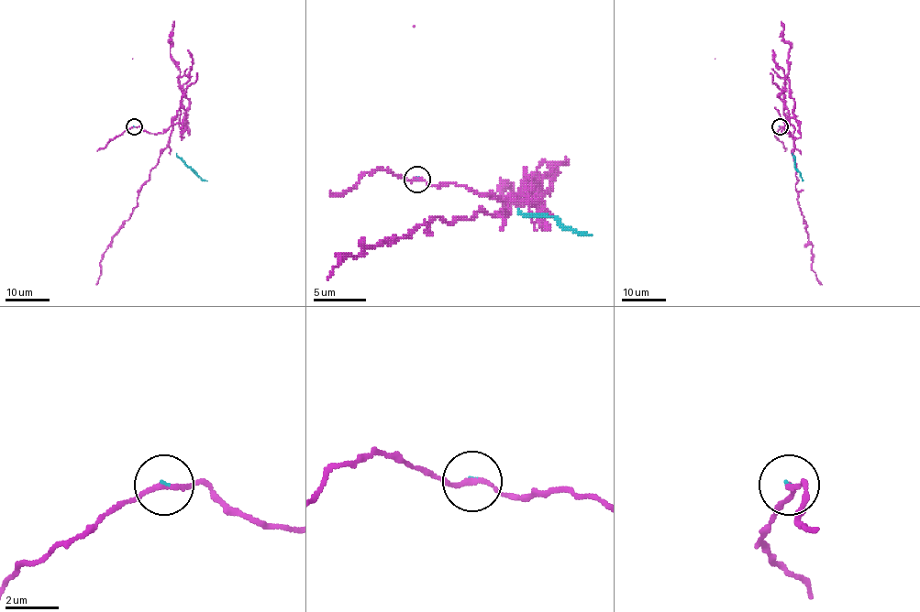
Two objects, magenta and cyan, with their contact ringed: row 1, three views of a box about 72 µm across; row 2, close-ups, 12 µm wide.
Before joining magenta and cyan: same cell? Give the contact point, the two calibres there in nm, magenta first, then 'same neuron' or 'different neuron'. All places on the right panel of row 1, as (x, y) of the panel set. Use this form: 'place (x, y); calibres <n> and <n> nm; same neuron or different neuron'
place (780, 126); calibres 180 and 70 nm; different neuron

